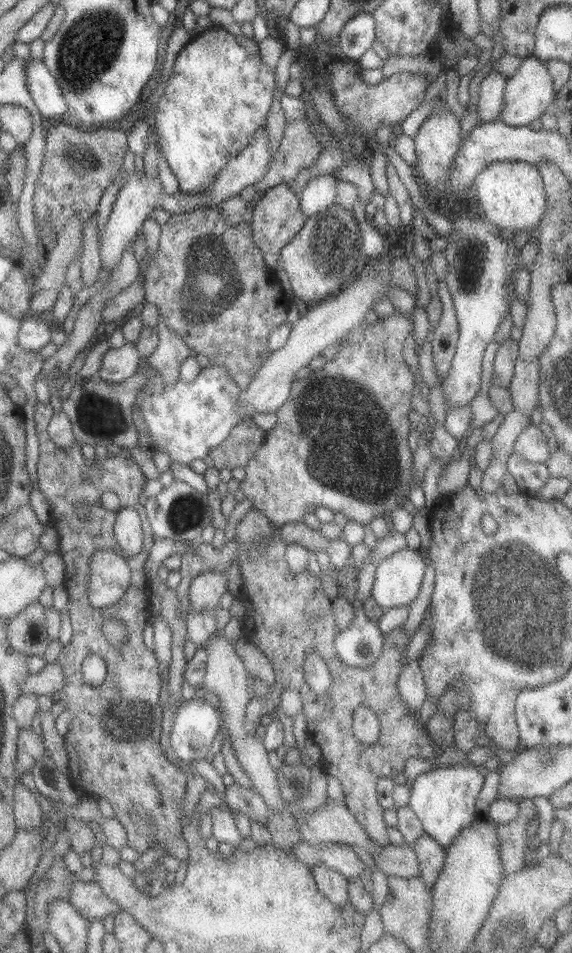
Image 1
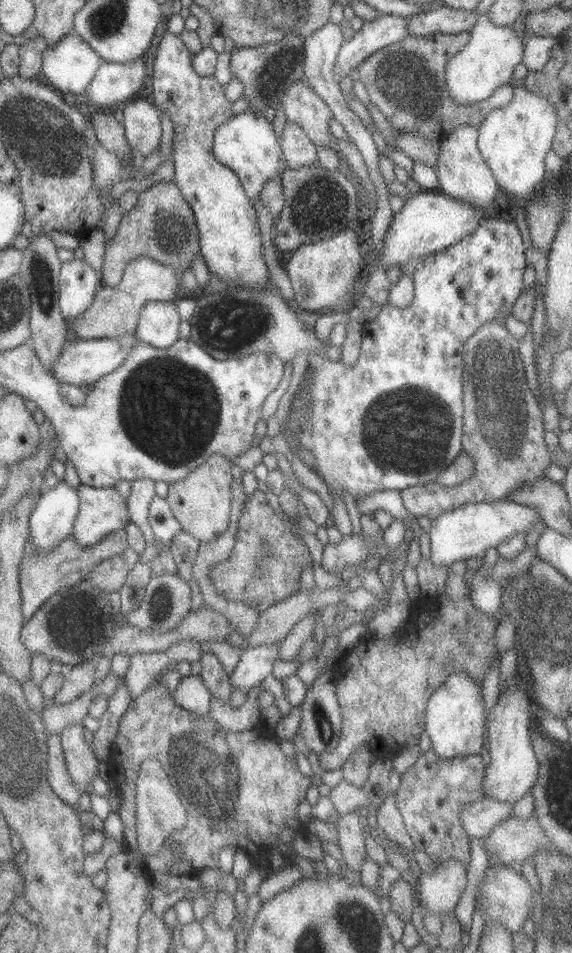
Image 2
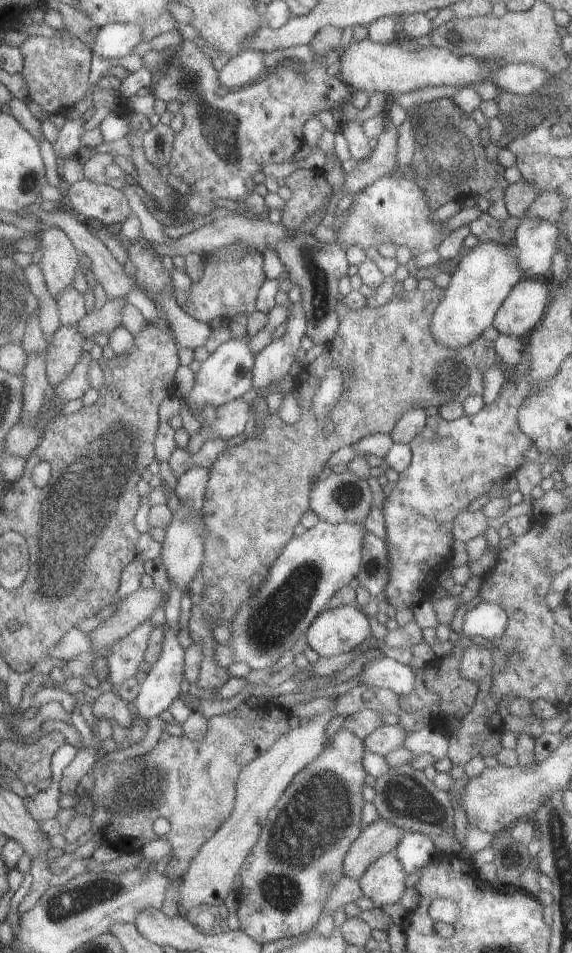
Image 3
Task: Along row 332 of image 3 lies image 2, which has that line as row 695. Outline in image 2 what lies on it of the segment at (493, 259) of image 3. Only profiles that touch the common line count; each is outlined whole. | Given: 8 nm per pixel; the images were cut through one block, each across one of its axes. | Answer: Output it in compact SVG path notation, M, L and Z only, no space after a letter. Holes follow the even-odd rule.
M451 672L443 684L440 684L429 696L424 712L424 732L427 734L431 751L438 758L448 760L451 758L463 758L473 754L479 755L483 746L483 699L481 699L481 686L467 676L466 672Z

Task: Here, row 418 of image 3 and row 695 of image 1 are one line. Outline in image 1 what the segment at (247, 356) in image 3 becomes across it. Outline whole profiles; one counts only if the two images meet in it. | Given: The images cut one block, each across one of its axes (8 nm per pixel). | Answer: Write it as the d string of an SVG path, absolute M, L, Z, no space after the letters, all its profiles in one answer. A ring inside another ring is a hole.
M196 695L190 701L180 700L180 705L175 709L173 725L169 735L169 748L179 760L191 762L201 760L208 753L219 724L217 712L207 701L201 701L201 695Z

